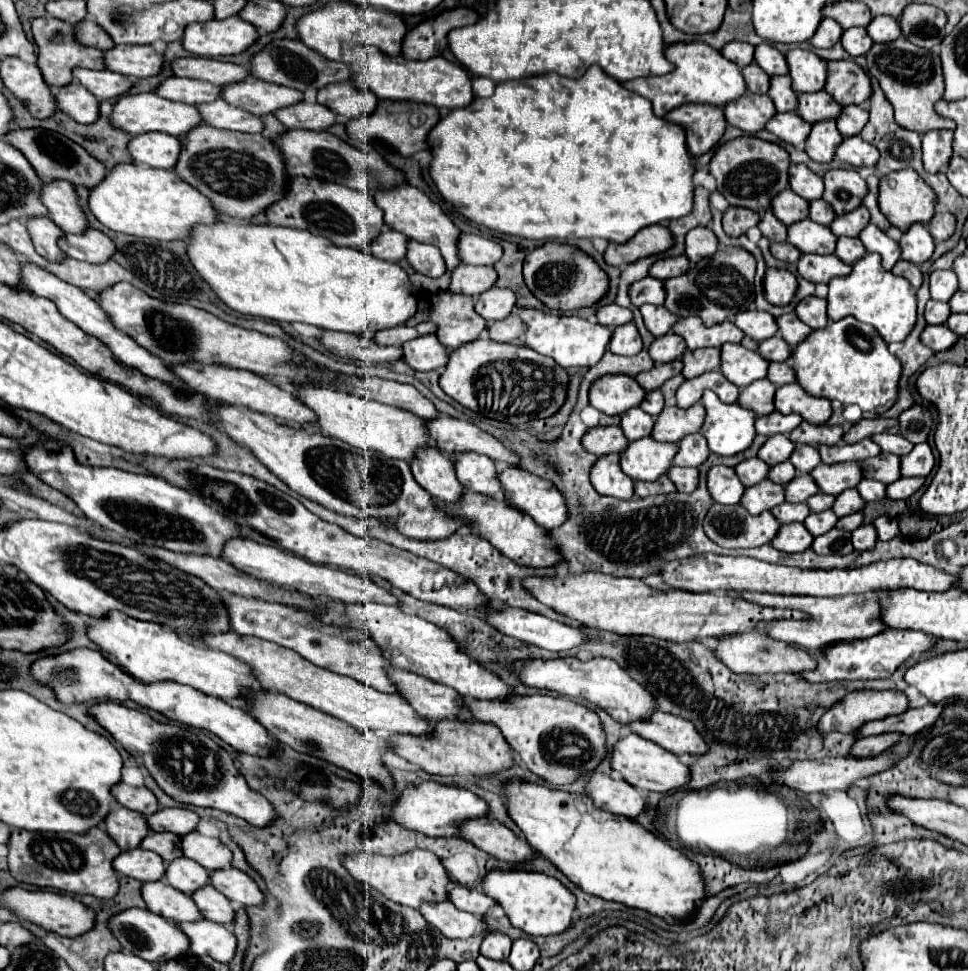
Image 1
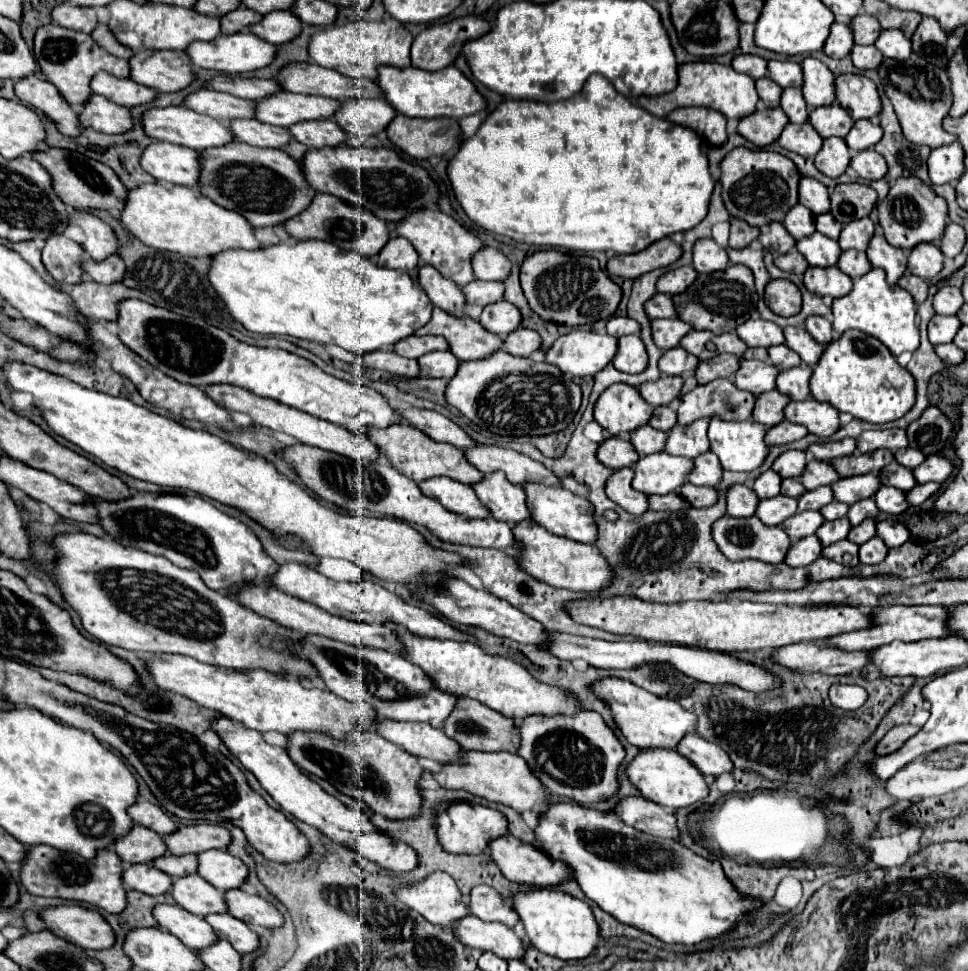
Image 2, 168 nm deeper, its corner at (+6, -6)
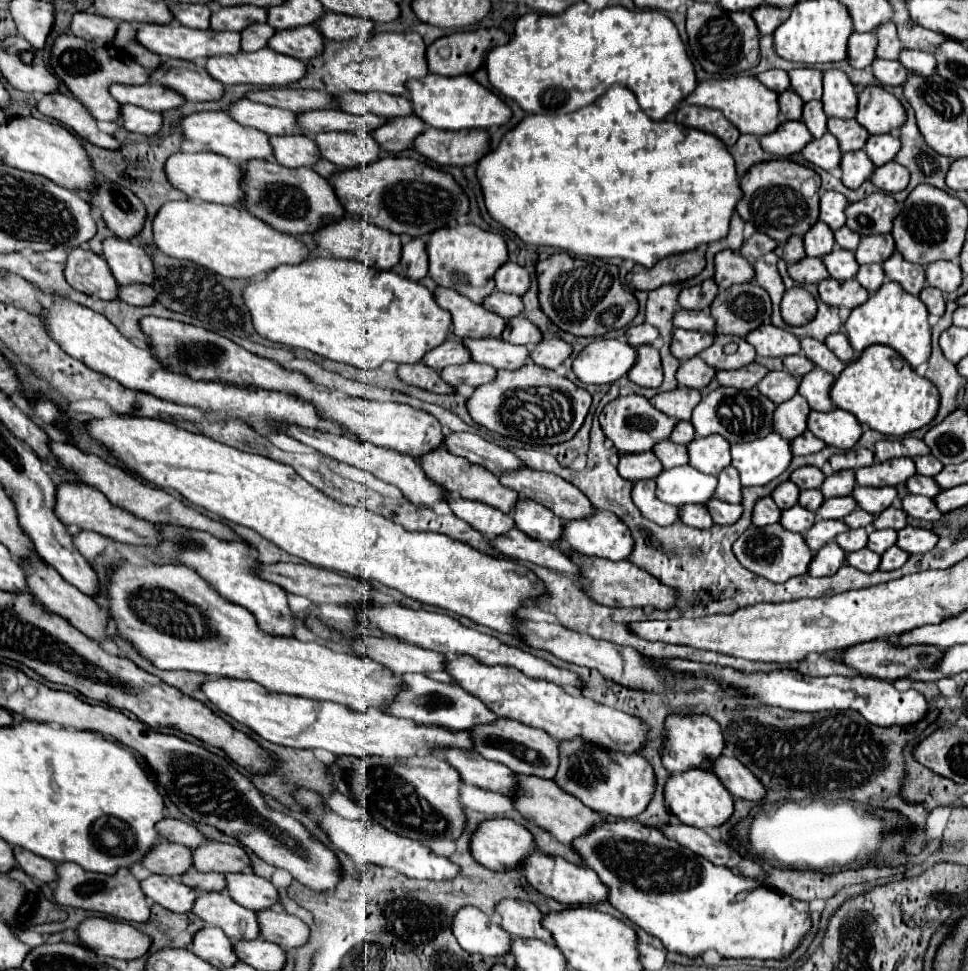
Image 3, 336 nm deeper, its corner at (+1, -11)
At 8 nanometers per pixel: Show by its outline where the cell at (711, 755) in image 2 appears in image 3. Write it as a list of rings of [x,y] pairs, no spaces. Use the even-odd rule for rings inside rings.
[[[719,757],[713,765],[713,773],[725,783],[733,797],[761,801],[767,795],[767,789],[761,785],[761,781],[757,781],[757,777],[733,757]]]

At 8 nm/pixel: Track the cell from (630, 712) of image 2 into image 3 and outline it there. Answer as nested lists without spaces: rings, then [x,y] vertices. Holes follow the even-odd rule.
[[[691,715],[691,717],[667,717],[665,721],[667,743],[663,747],[663,765],[671,773],[683,773],[689,769],[705,769],[711,771],[717,757],[723,755],[725,741],[721,737],[721,727],[717,721],[705,715]]]

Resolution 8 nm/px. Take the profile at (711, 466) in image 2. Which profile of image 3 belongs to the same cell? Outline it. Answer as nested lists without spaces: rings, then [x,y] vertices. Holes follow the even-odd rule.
[[[727,467],[719,473],[717,485],[717,499],[727,503],[741,503],[743,501],[743,485],[739,481],[739,473],[733,467]]]

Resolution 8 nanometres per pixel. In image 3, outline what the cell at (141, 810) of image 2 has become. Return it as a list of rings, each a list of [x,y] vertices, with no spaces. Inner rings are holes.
[[[163,819],[159,821],[157,825],[157,831],[159,835],[165,839],[165,841],[173,841],[173,843],[181,843],[189,849],[197,849],[199,845],[203,845],[207,839],[203,837],[201,831],[197,831],[195,825],[189,825],[185,821],[179,821],[179,819]]]

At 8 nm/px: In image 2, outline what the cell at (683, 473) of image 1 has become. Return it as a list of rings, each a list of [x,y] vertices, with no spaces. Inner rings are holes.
[[[684,484],[684,488],[680,488],[680,496],[684,496],[692,506],[702,508],[702,506],[710,506],[716,502],[716,490],[714,488],[700,488],[694,484]]]

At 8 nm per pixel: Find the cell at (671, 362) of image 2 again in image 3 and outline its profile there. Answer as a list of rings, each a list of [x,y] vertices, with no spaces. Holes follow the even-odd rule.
[[[693,357],[681,363],[679,371],[677,371],[677,381],[681,387],[689,387],[689,389],[703,389],[707,387],[713,377],[715,377],[715,369],[711,365],[707,365],[701,357]]]

